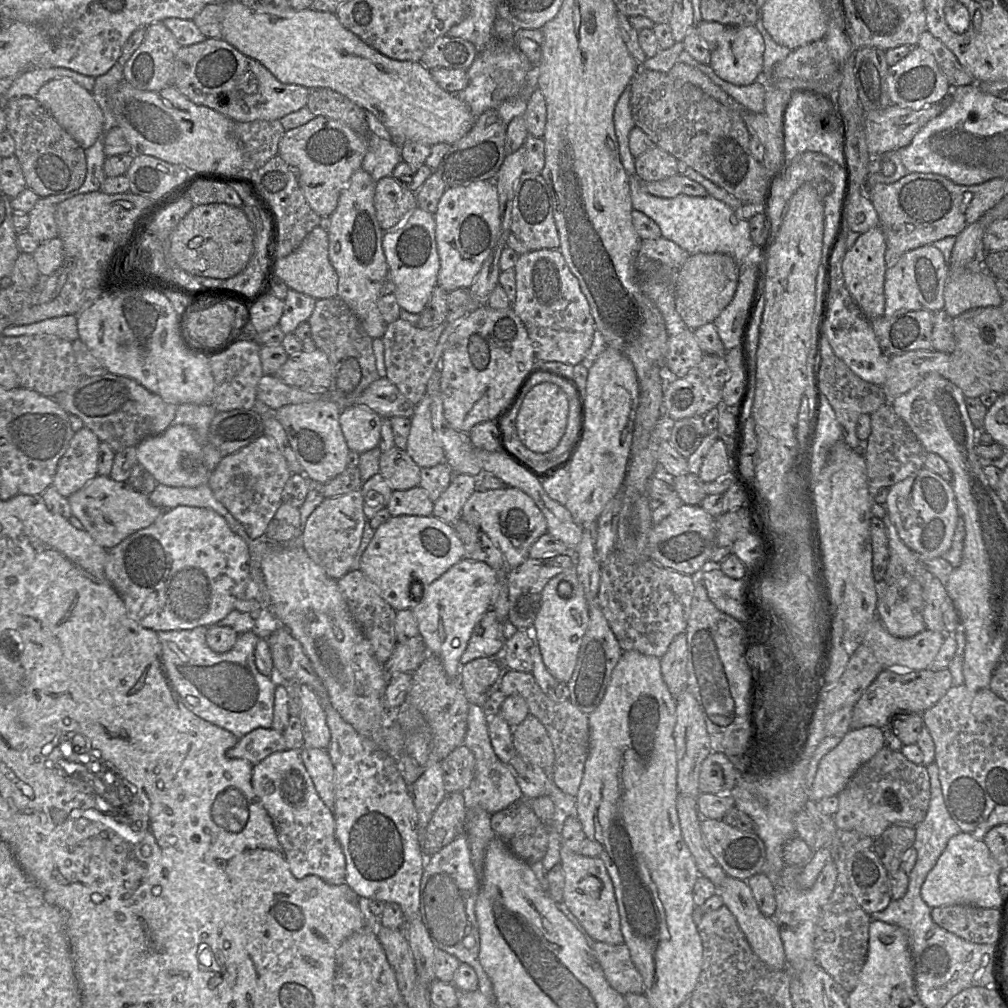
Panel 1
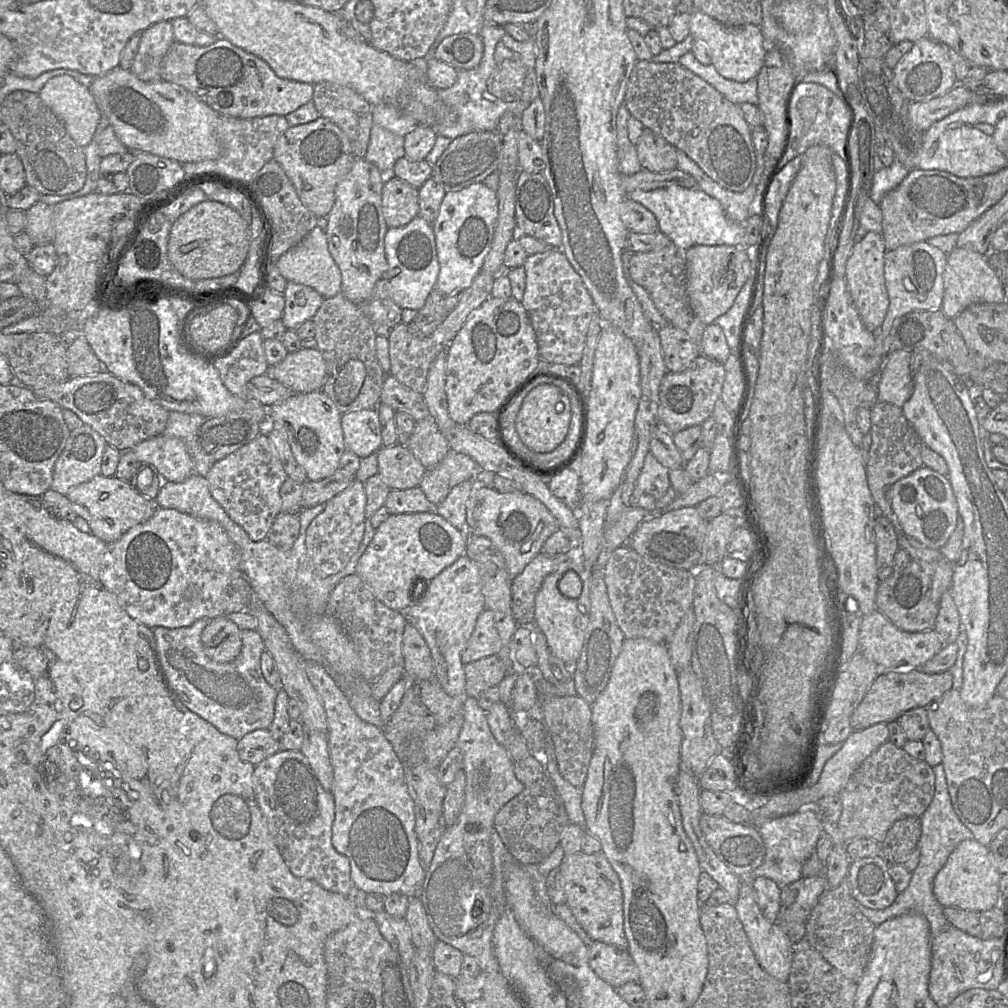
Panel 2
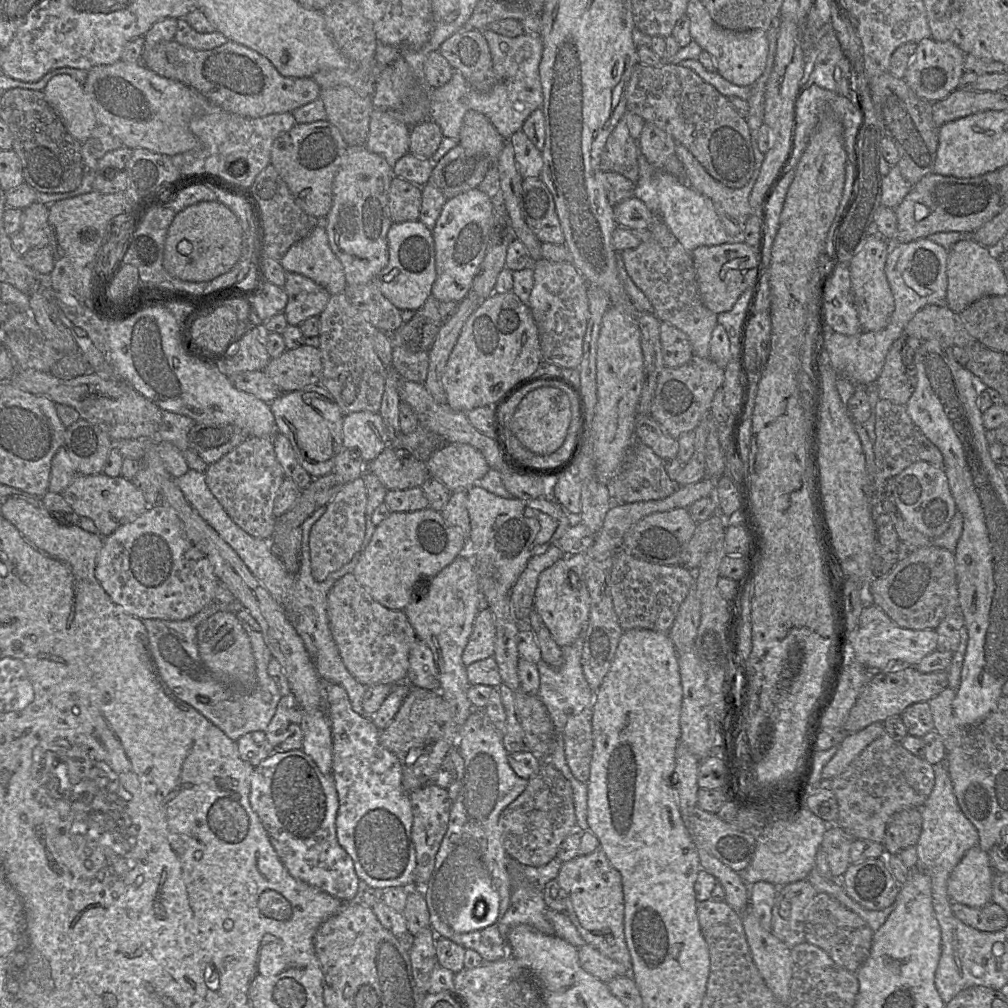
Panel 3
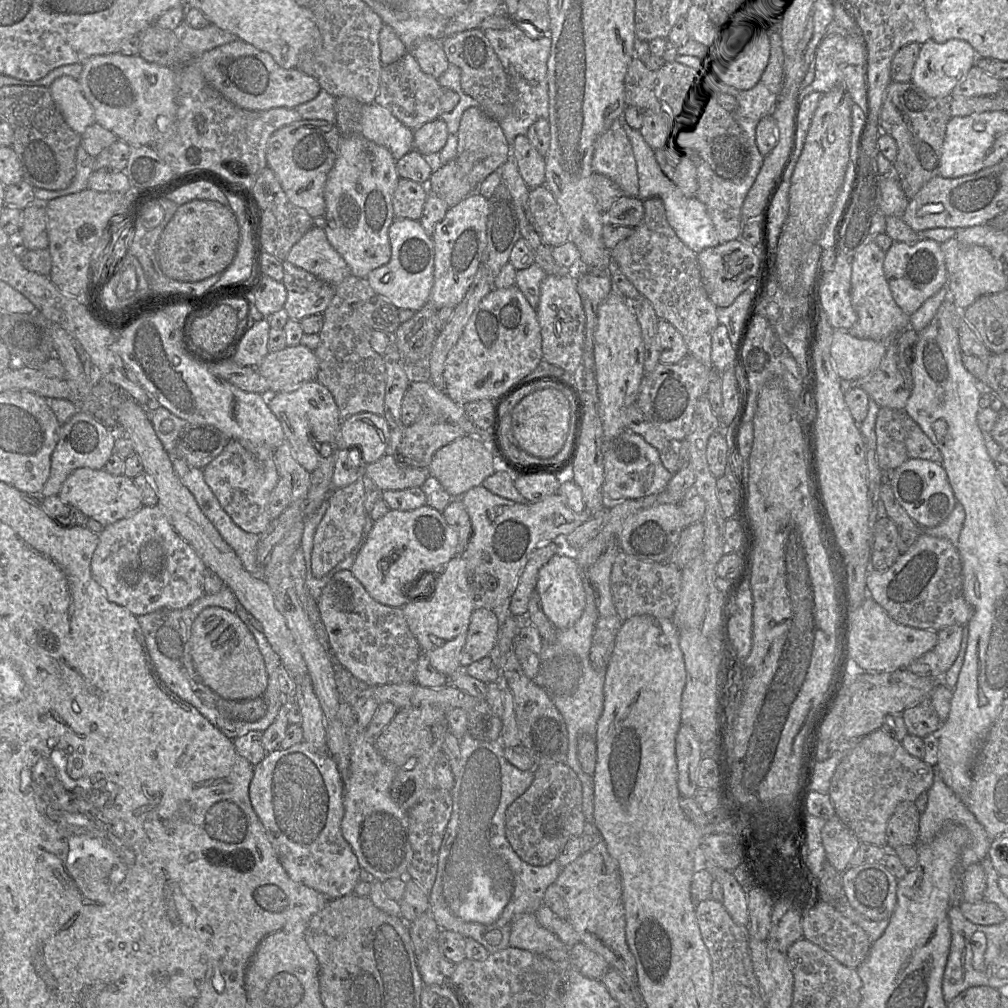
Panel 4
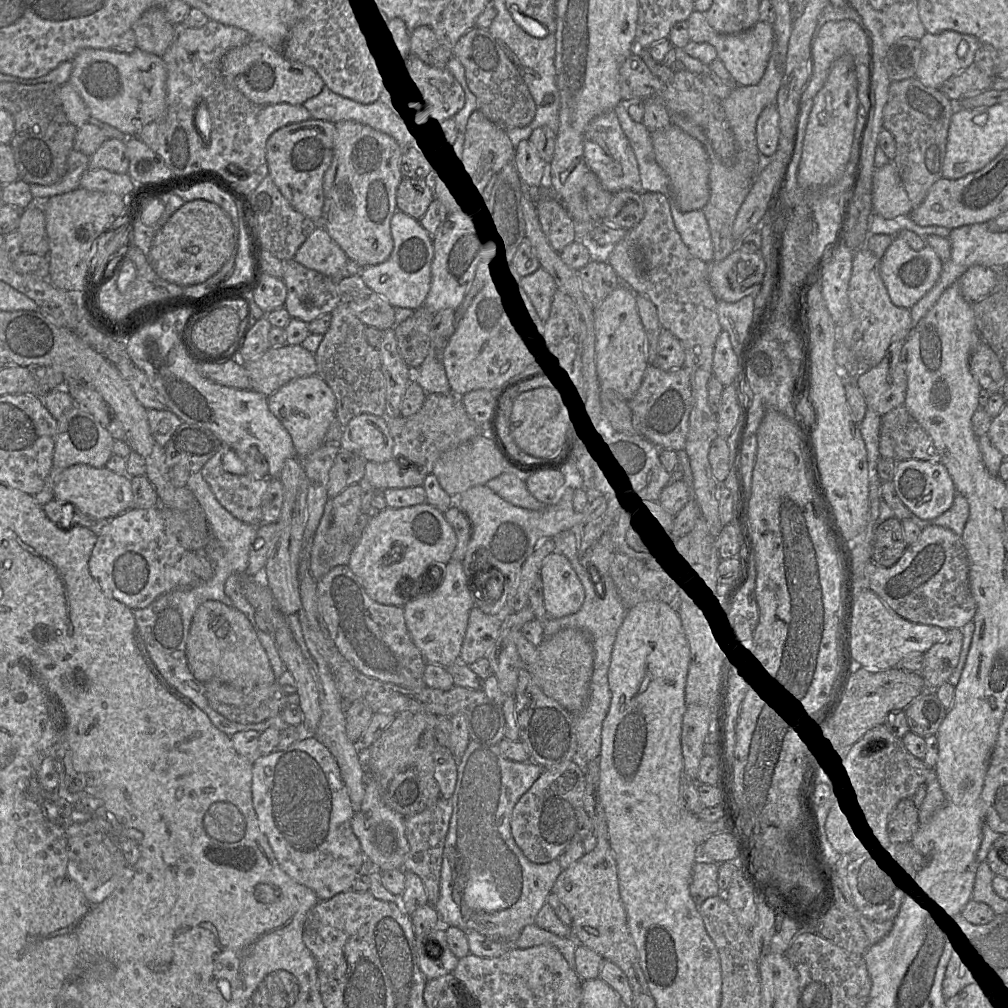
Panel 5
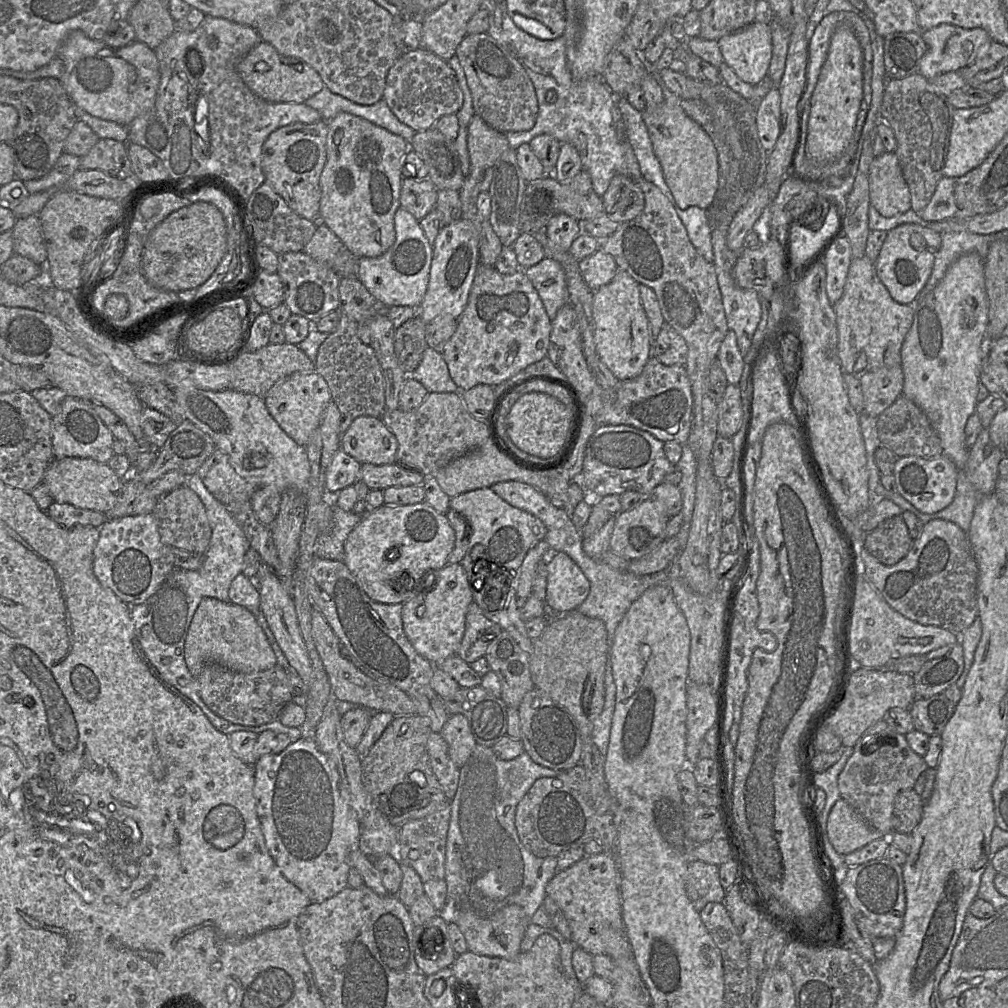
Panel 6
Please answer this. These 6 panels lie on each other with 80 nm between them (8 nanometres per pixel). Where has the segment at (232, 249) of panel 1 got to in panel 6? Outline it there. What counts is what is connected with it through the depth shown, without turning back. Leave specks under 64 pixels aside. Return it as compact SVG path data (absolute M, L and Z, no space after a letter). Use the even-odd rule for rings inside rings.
M198 201L169 214L145 238L141 273L153 286L183 291L202 285L213 274L226 253L226 225L212 203Z

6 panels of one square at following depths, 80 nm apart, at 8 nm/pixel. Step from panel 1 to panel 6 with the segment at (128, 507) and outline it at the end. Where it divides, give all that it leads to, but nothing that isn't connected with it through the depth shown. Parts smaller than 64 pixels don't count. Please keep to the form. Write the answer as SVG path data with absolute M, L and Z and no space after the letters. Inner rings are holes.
M65 457L53 460L41 483L47 486L55 502L105 513L120 498L123 479L107 463L99 463L90 458Z

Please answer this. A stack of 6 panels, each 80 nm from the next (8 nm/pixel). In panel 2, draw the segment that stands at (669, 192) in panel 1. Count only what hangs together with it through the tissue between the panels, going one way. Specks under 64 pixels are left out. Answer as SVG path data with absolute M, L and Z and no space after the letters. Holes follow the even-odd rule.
M677 168L665 172L651 172L642 169L633 175L622 176L622 184L627 198L636 189L651 191L672 185L698 189L696 180L691 175Z

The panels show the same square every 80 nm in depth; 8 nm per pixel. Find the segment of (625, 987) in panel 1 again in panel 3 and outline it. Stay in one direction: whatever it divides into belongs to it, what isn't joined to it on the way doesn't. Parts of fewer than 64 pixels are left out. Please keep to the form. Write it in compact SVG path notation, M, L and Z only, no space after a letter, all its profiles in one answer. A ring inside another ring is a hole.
M585 943L578 947L580 966L589 974L595 976L604 983L612 979L630 974L630 968L604 956L599 950Z

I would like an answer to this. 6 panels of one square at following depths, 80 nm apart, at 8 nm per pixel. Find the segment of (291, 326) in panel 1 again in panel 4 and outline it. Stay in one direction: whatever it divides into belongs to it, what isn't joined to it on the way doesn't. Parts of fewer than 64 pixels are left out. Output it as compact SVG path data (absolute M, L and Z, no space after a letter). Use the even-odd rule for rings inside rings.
M286 260L282 266L282 283L287 292L283 309L288 317L301 321L310 315L322 314L335 295L335 286Z

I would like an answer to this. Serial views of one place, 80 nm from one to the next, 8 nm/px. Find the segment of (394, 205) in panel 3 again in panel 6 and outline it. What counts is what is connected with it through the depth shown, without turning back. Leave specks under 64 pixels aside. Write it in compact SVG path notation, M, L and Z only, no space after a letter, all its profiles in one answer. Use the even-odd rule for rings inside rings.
M403 177L399 197L400 207L420 221L436 207L437 192L438 189L428 177Z

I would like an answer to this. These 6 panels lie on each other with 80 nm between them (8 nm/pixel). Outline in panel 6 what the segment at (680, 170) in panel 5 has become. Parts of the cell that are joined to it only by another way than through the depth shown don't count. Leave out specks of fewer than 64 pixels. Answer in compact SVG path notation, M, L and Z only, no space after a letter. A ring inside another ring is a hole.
M664 102L642 112L653 146L660 162L664 180L681 209L697 206L708 209L718 189L719 164L717 151L709 135L679 105Z

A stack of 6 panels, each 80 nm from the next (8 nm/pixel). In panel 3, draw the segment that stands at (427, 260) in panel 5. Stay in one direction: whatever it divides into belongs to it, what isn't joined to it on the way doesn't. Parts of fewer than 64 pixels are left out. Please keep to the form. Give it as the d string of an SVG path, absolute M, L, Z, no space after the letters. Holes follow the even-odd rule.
M421 221L392 223L387 233L389 260L374 278L383 296L399 310L416 311L431 295L436 279L435 248L432 231Z

